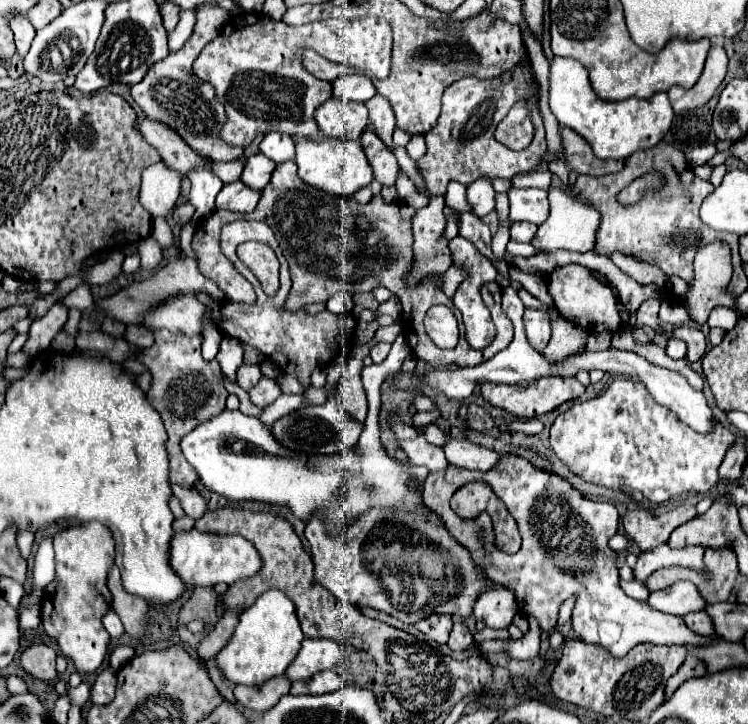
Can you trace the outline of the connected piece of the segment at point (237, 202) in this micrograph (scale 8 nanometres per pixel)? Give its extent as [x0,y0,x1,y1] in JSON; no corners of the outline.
[217,181,259,213]

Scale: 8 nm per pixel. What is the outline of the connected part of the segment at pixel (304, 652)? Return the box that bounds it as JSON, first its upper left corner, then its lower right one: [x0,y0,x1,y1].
[285,639,343,681]

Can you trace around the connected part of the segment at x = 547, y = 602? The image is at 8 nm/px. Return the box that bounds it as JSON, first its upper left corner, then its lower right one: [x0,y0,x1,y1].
[423,453,721,657]

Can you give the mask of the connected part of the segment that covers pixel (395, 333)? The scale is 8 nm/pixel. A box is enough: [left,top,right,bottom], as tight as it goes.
[375,321,401,343]

